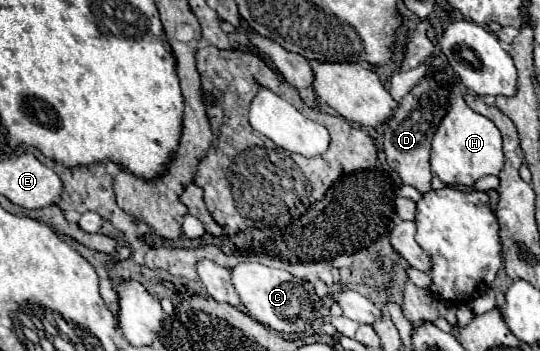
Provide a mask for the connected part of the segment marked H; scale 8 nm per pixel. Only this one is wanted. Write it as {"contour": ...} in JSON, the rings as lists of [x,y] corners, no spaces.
{"contour":[[[456,81],[450,83],[446,115],[442,117],[432,139],[432,157],[430,157],[432,175],[440,177],[450,187],[454,183],[474,185],[478,179],[486,175],[498,176],[504,161],[502,137],[498,127],[488,117],[482,117],[464,103],[464,91],[466,89],[462,83]]]}

